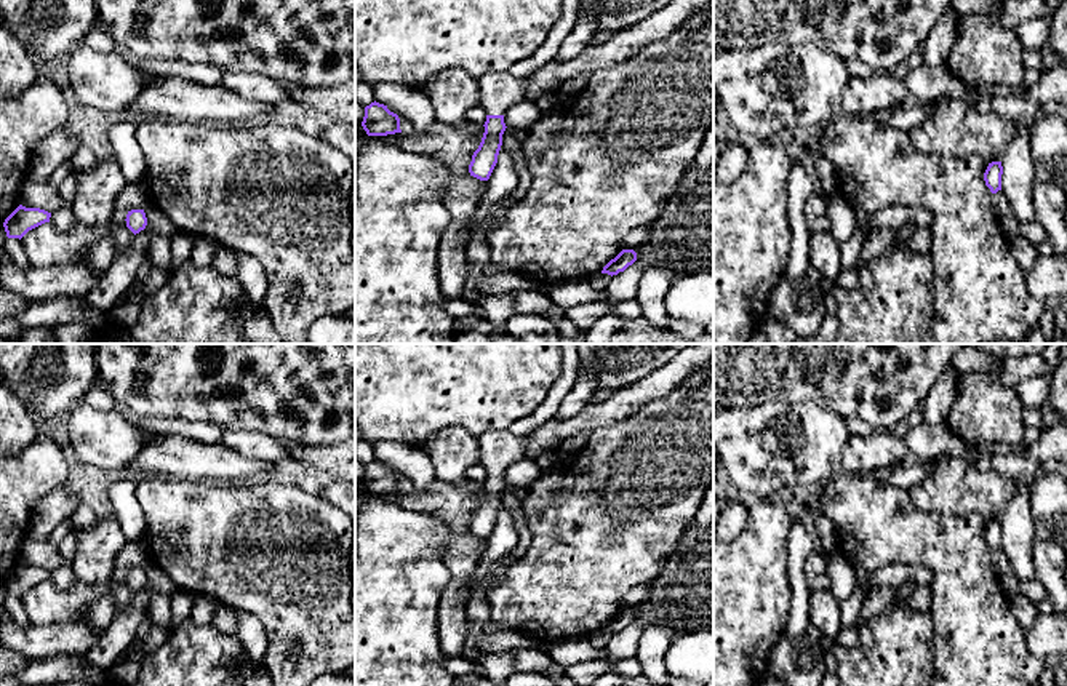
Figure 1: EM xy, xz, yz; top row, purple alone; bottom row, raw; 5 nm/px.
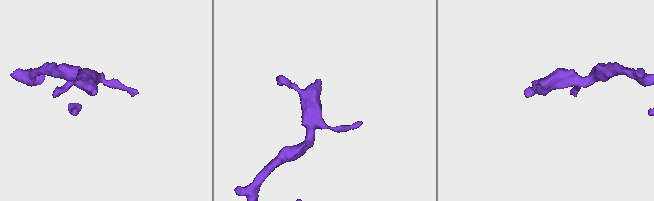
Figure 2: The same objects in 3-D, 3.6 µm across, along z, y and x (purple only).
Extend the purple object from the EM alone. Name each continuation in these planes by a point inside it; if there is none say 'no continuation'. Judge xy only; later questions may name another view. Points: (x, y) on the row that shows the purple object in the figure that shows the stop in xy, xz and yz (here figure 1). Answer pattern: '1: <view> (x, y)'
no continuation

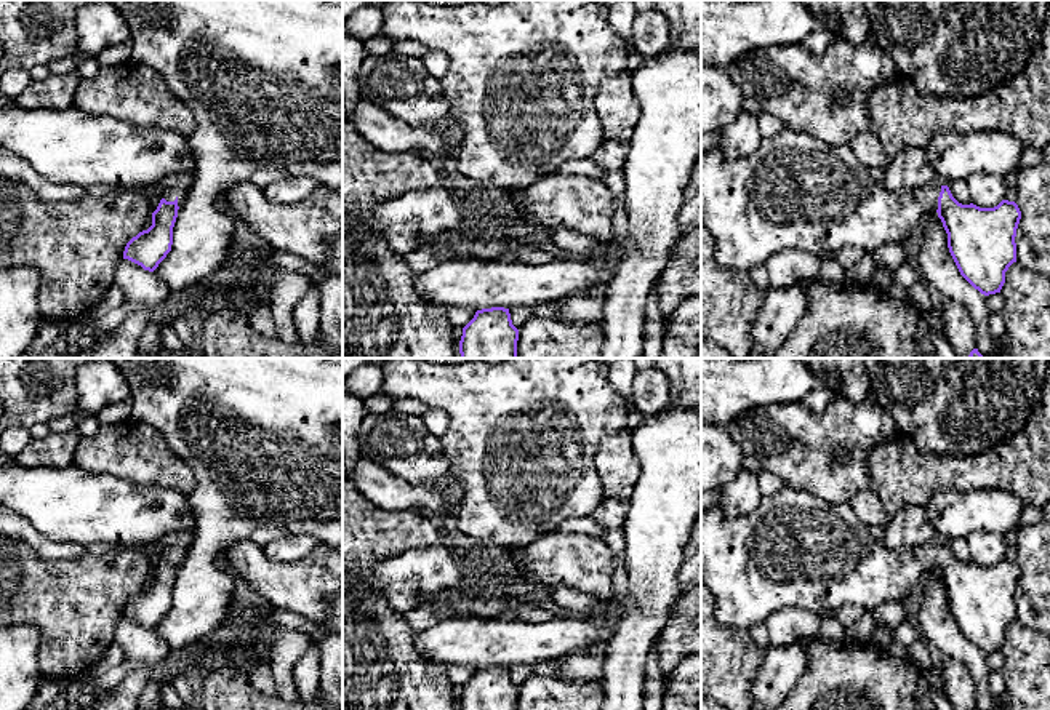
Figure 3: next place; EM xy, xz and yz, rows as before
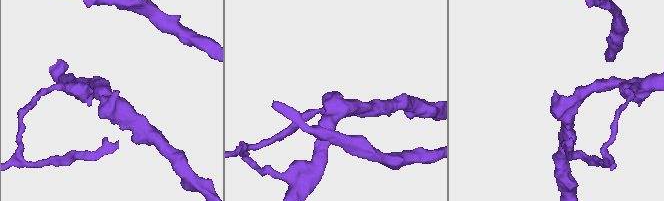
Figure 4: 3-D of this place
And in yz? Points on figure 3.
1: yz (794, 191)

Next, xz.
no continuation

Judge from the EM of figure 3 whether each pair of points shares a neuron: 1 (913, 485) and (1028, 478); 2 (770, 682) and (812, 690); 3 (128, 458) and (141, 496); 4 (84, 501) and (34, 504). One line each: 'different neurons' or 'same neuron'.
1: same neuron
2: different neurons
3: different neurons
4: same neuron

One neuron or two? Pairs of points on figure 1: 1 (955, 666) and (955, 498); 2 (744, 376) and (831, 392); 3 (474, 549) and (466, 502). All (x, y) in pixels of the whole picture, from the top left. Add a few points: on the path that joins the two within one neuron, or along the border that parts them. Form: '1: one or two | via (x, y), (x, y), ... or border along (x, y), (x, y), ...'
1: two | border along (919, 507), (941, 514), (979, 514), (987, 522)
2: one | via (765, 376), (810, 386)
3: one | via (463, 538), (461, 514)

